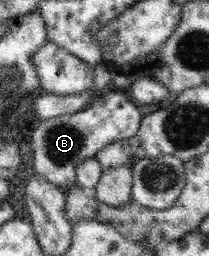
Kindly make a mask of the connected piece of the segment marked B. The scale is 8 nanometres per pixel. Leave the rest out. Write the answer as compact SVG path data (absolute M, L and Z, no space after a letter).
M106 90L98 95L92 103L89 103L78 112L61 114L60 116L40 121L40 124L34 128L33 136L30 136L34 153L32 168L34 168L34 172L39 178L41 176L44 180L55 184L63 190L75 186L77 182L75 173L77 163L82 162L84 159L95 157L101 148L106 148L106 145L111 142L134 136L141 125L142 117L138 110L138 104L128 94Z

